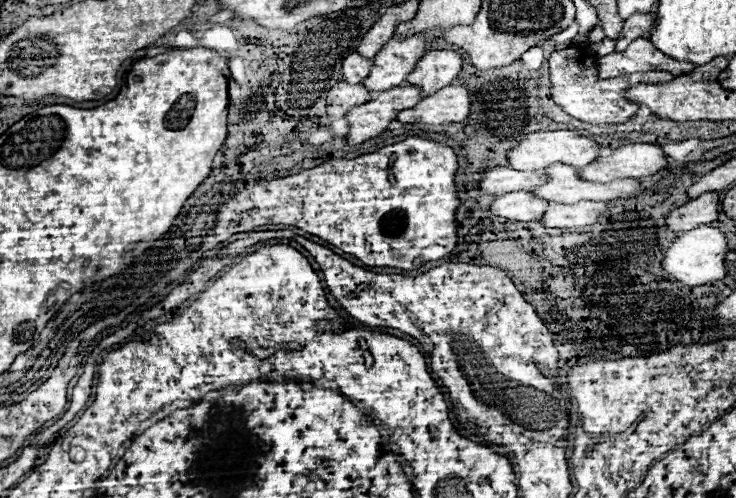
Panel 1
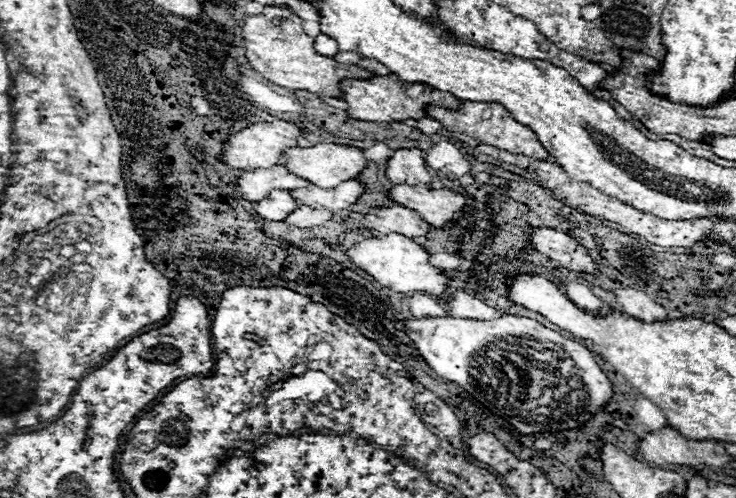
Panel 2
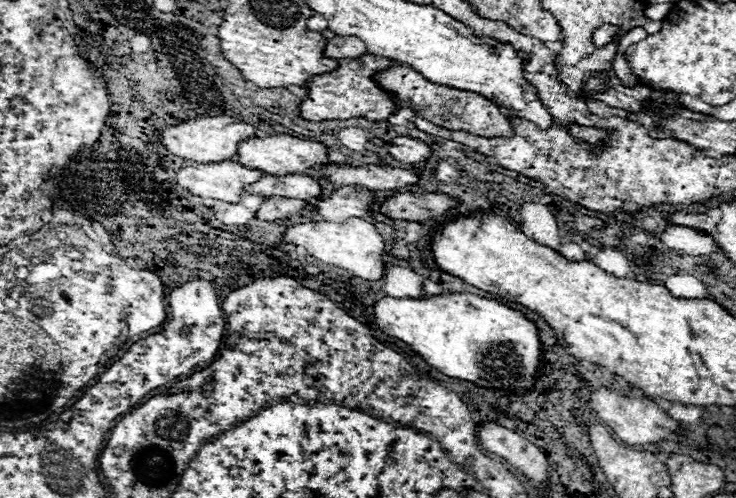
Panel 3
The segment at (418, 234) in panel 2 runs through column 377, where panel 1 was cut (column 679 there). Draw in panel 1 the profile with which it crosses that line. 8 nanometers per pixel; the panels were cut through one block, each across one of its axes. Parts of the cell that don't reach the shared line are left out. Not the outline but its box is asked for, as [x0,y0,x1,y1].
[666,192,720,232]

